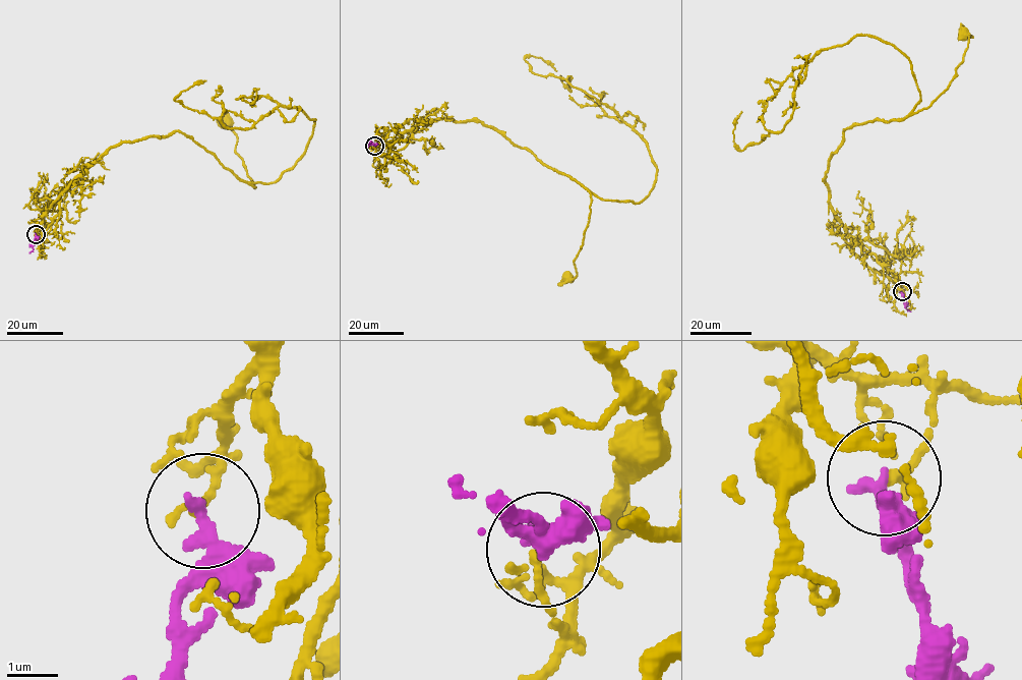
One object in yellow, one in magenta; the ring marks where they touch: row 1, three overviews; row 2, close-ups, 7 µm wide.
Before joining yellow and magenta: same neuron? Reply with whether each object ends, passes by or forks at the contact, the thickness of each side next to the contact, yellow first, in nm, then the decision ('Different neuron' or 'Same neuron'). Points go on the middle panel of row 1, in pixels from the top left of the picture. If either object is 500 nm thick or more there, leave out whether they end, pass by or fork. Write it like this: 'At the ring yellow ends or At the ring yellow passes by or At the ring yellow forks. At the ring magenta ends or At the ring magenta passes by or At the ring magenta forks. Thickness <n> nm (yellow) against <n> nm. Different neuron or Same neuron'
At the ring yellow ends. At the ring magenta ends. Thickness 170 nm (yellow) against 320 nm. Different neuron

